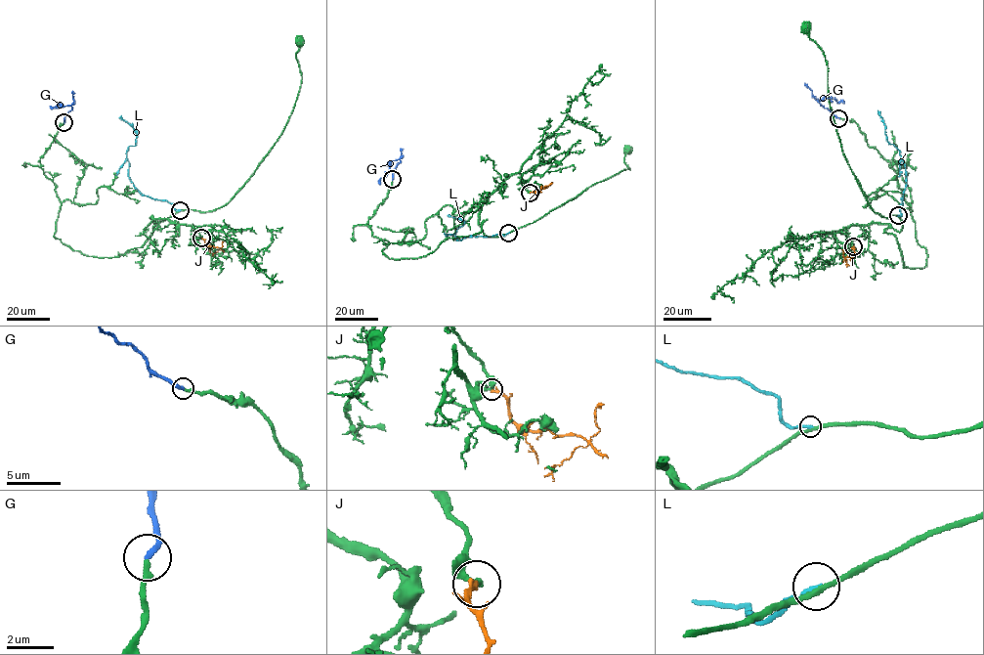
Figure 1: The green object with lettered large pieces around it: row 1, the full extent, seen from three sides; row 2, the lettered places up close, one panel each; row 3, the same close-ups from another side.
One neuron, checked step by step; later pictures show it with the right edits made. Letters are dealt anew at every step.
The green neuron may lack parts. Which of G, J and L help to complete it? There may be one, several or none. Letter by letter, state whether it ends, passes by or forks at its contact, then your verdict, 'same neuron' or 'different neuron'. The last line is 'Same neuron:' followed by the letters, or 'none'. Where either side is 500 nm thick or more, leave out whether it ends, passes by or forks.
G: it ends there; same neuron
J: it ends there; different neuron
L: it ends there; different neuron
Same neuron: G

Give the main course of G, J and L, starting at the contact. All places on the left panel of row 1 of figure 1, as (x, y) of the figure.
G: (64, 122), (65, 114), (72, 109), (70, 106), (52, 107)
J: (201, 238), (209, 246), (220, 248), (213, 256)
L: (180, 210), (166, 200), (144, 196), (134, 187), (128, 176), (126, 152), (136, 145), (137, 134), (121, 115)

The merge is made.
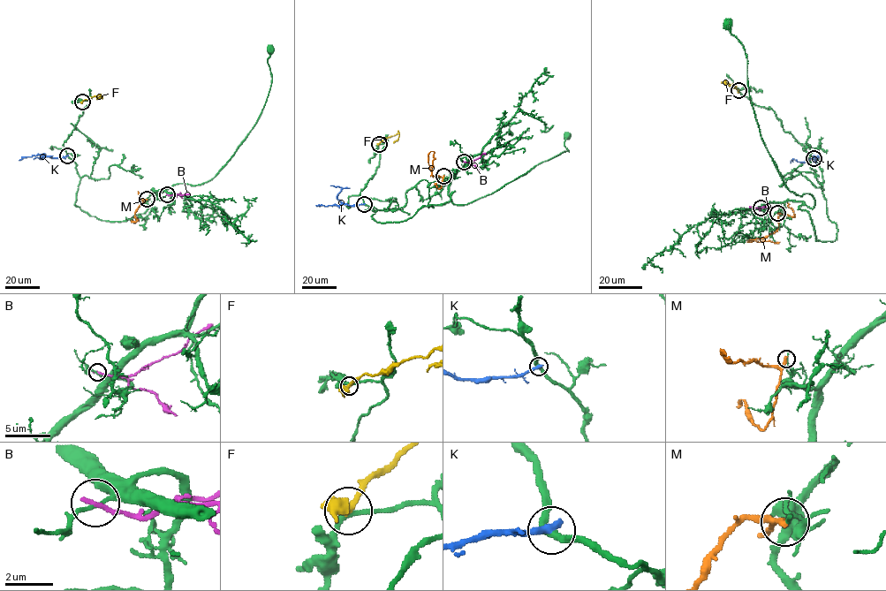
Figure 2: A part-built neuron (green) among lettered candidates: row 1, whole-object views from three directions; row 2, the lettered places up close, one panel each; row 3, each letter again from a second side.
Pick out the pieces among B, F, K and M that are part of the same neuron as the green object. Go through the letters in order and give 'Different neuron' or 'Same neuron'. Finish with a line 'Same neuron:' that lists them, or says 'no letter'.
B: Different neuron
F: Different neuron
K: Different neuron
M: Different neuron
Same neuron: no letter

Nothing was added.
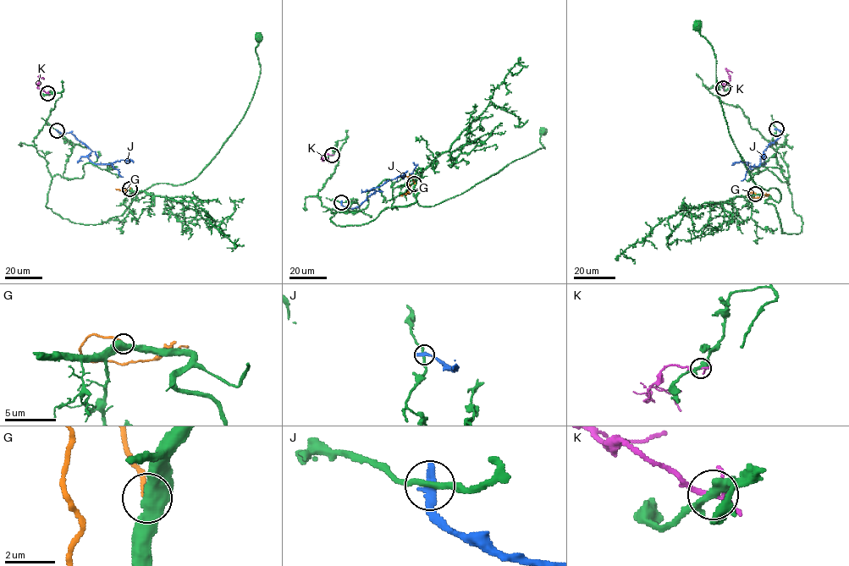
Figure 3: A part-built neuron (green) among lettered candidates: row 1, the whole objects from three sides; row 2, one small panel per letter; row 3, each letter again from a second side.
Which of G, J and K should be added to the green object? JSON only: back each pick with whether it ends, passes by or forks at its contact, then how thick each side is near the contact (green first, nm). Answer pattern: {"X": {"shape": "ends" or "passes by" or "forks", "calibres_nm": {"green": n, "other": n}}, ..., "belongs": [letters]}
{"G": {"shape": "ends", "calibres_nm": {"green": 550, "other": 200}}, "belongs": ["G"]}

